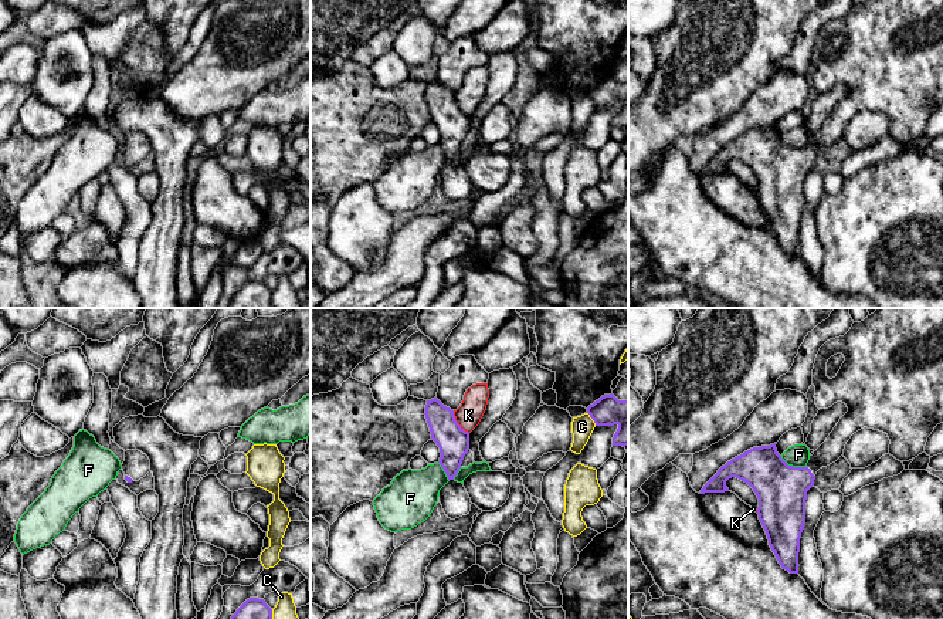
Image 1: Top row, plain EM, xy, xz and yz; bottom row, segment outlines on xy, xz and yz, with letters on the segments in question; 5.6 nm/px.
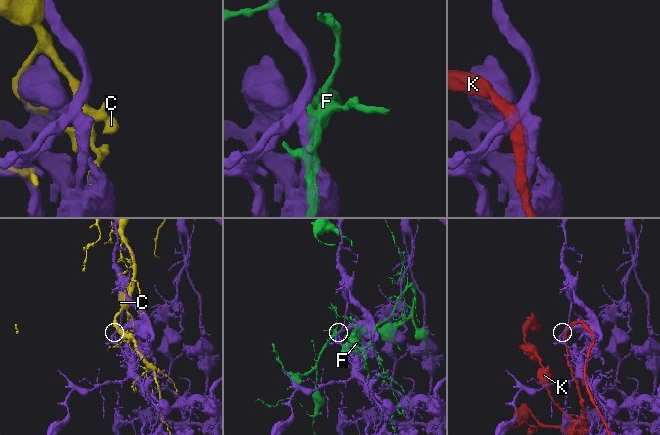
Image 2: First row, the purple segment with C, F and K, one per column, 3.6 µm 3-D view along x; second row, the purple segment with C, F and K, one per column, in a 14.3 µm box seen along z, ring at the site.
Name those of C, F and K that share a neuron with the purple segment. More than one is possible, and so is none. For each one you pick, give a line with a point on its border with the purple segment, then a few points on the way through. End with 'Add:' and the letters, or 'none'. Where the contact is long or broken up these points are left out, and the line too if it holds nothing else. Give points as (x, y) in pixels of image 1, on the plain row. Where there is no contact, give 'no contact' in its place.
Add: none

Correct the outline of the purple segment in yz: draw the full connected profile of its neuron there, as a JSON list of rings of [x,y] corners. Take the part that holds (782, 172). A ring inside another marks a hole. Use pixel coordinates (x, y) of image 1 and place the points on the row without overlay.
[[[865,0],[854,4],[844,18],[830,21],[820,30],[813,67],[818,91],[842,84],[848,94],[810,138],[805,149],[788,148],[777,135],[777,125],[753,129],[722,148],[699,175],[729,173],[726,163],[732,159],[747,165],[759,180],[757,196],[769,227],[781,250],[790,256],[798,256],[807,173],[814,168],[817,153],[844,136],[854,115],[864,109],[886,115],[889,136],[899,143],[909,143],[925,135],[927,119],[943,105],[943,0]],[[837,35],[842,35],[845,43],[837,58],[830,61],[827,44]]]

